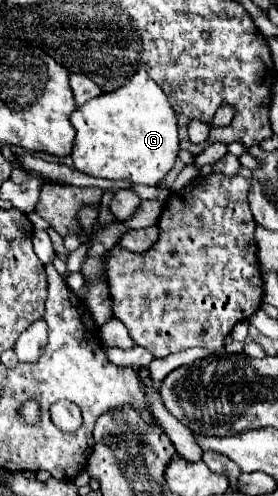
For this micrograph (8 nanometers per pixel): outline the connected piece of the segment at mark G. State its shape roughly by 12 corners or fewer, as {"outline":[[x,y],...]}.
{"outline":[[144,72],[76,108],[74,168],[158,186],[174,110]]}

